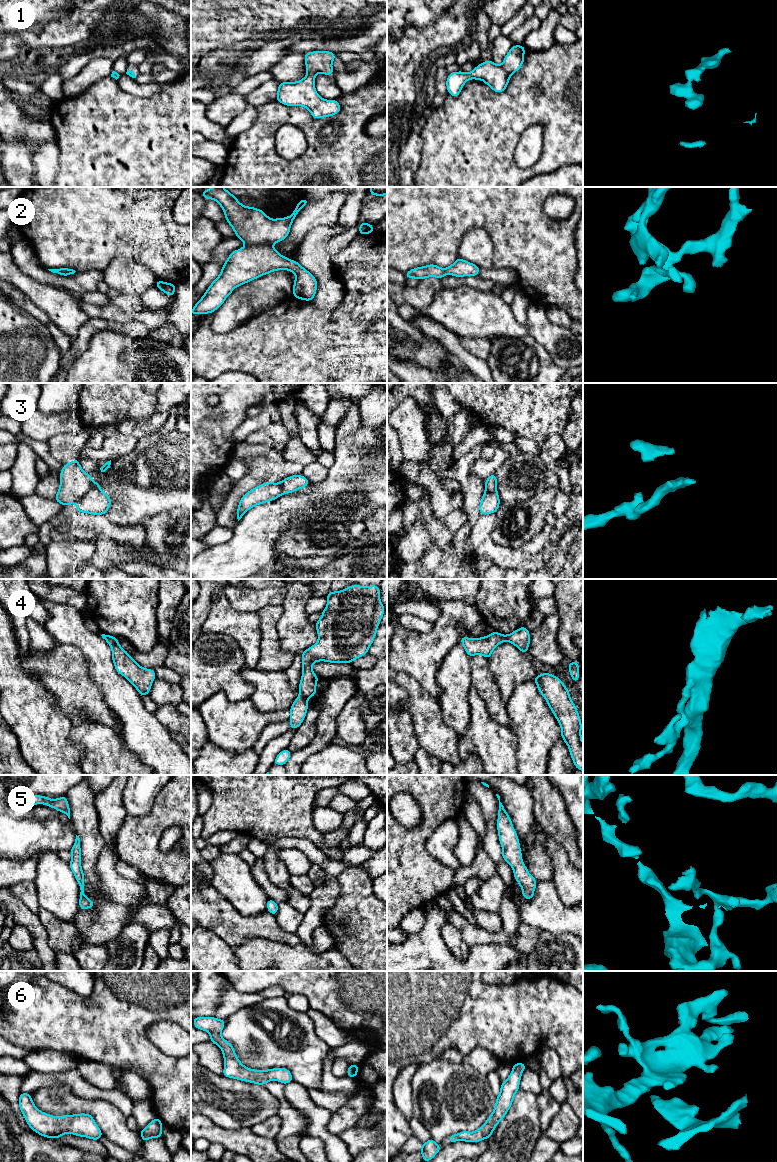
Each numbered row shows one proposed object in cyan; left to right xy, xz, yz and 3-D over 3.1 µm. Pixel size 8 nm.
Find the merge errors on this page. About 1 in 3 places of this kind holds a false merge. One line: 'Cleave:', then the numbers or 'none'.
Cleave: 2, 3, 4

